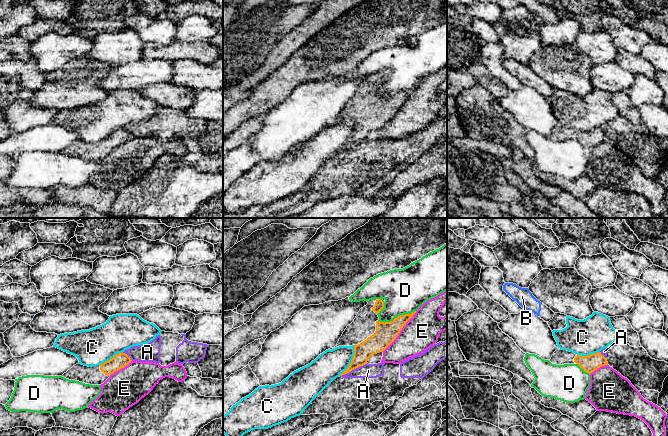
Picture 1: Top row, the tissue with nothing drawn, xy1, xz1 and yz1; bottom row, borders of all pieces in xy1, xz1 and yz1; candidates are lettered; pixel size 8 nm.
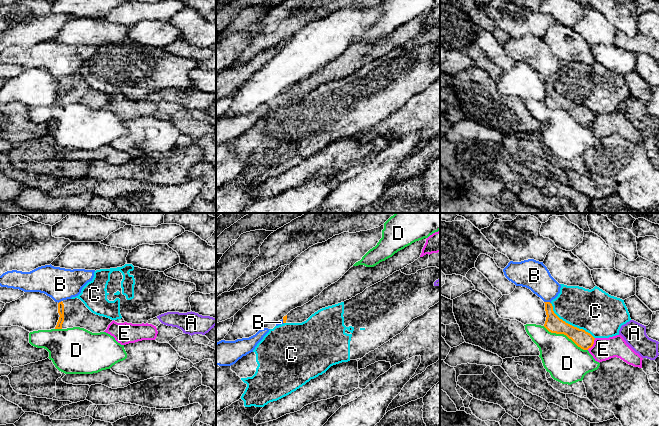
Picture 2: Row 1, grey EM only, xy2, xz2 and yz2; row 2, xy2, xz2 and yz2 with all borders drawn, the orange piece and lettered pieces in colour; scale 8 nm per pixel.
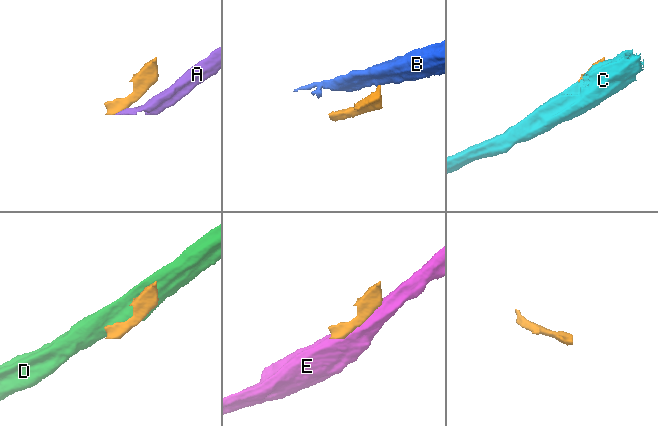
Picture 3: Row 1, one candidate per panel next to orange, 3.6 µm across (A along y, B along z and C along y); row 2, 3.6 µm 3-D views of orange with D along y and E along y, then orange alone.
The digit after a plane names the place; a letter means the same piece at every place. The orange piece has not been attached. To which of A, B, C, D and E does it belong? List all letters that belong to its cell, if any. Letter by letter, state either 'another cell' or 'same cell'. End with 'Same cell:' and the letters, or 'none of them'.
A: another cell
B: another cell
C: another cell
D: another cell
E: another cell
Same cell: none of them

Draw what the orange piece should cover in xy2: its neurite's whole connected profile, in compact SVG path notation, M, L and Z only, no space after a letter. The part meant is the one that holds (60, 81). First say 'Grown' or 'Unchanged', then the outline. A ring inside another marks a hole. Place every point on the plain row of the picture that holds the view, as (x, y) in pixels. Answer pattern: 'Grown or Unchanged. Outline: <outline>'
Grown. Outline: M78 74L59 78L58 89L60 93L55 105L80 103L92 109L100 109L113 97L92 89Z

